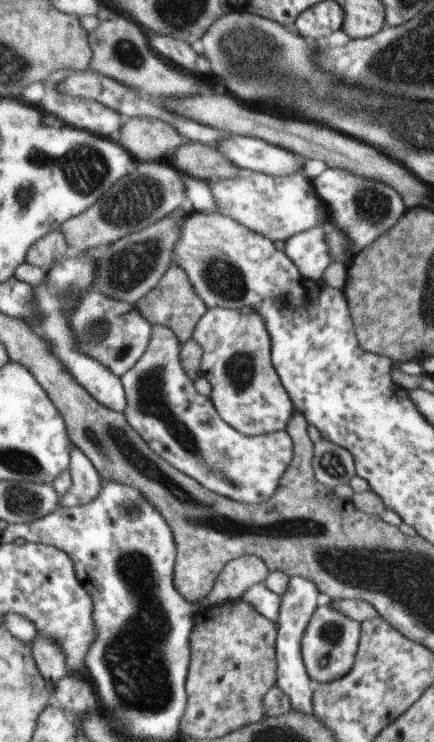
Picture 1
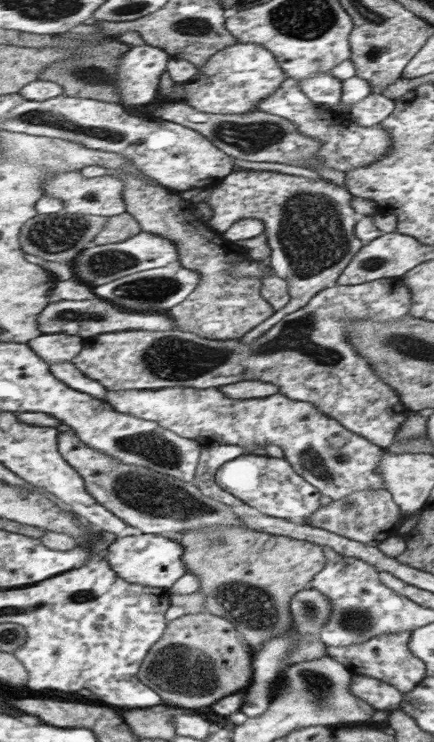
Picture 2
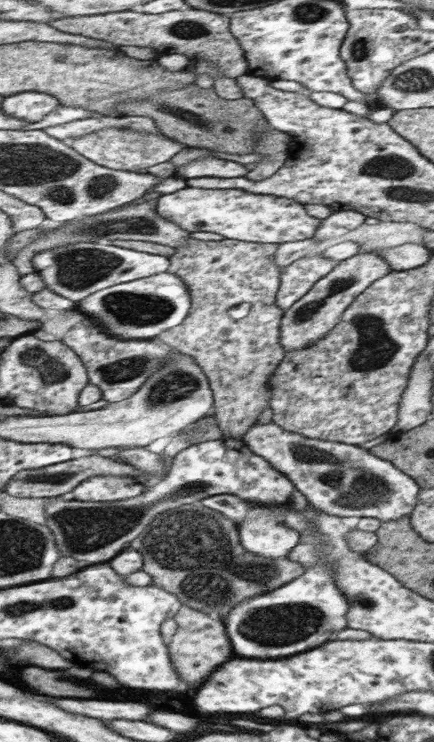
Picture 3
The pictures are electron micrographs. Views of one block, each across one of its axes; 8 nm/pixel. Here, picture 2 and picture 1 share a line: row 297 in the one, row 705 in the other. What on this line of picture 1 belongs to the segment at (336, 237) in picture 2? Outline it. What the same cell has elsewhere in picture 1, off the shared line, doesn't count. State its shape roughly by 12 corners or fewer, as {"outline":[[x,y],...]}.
{"outline":[[289,577],[280,594],[278,686],[291,709],[314,713],[305,631],[320,589]]}

